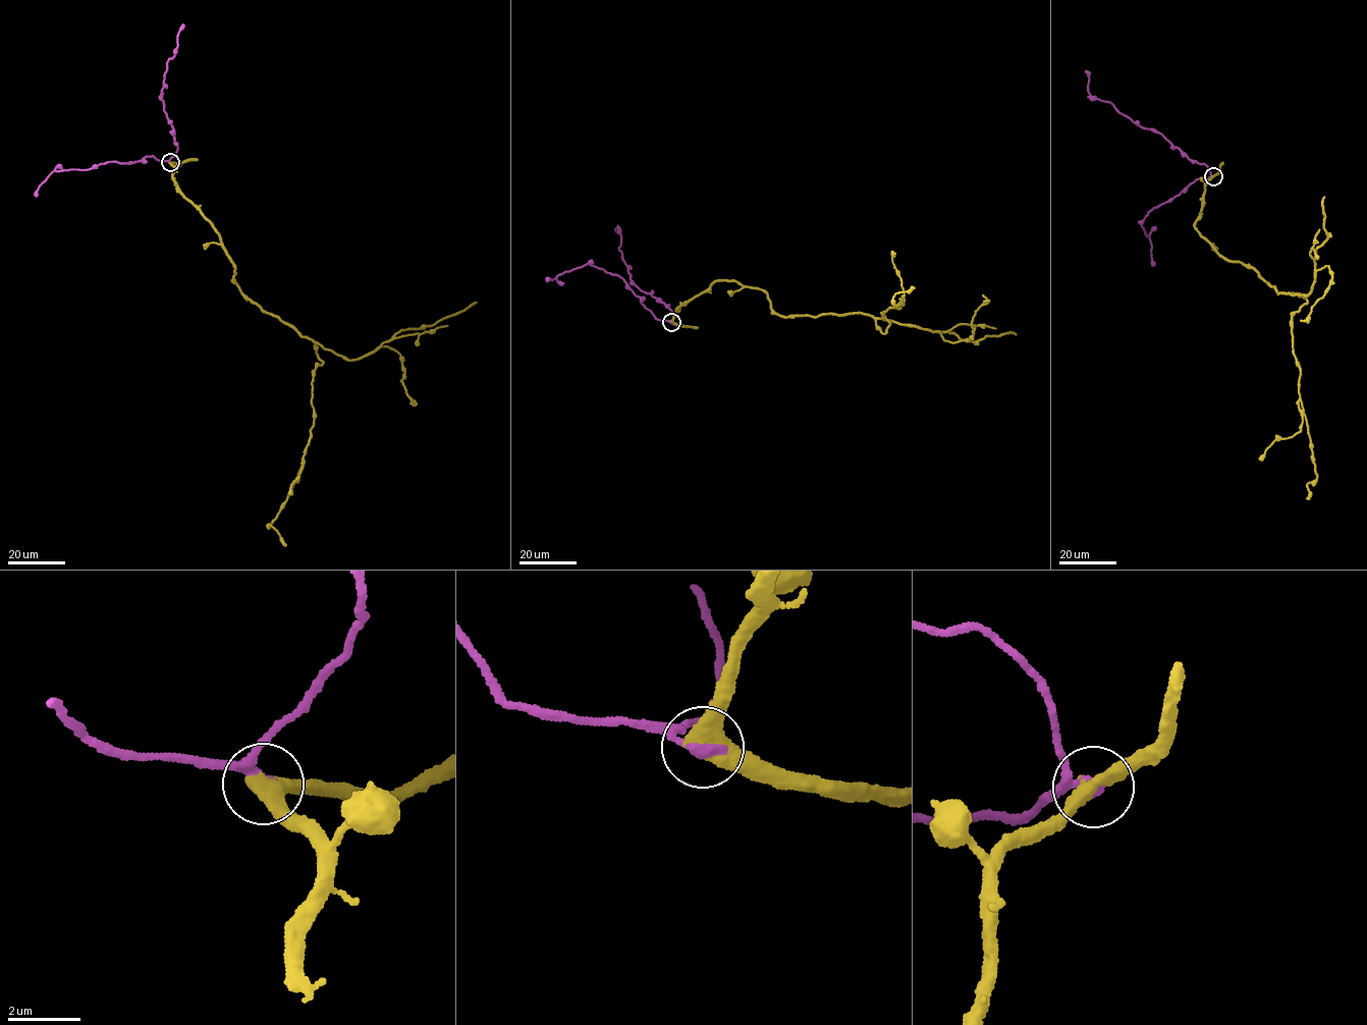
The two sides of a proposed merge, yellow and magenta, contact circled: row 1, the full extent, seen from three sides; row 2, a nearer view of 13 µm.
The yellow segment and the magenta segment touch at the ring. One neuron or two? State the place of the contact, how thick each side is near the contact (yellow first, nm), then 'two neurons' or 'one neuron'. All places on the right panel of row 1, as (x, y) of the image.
(1213, 176) | 440/320 nm | one neuron

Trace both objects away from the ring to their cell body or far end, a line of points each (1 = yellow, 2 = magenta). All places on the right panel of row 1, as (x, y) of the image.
1: (1212, 176), (1194, 226), (1200, 236), (1278, 293), (1307, 302), (1292, 332), (1317, 477), (1308, 499)
2: (1213, 176), (1196, 179), (1180, 194), (1148, 212), (1142, 227), (1152, 246), (1154, 266)

